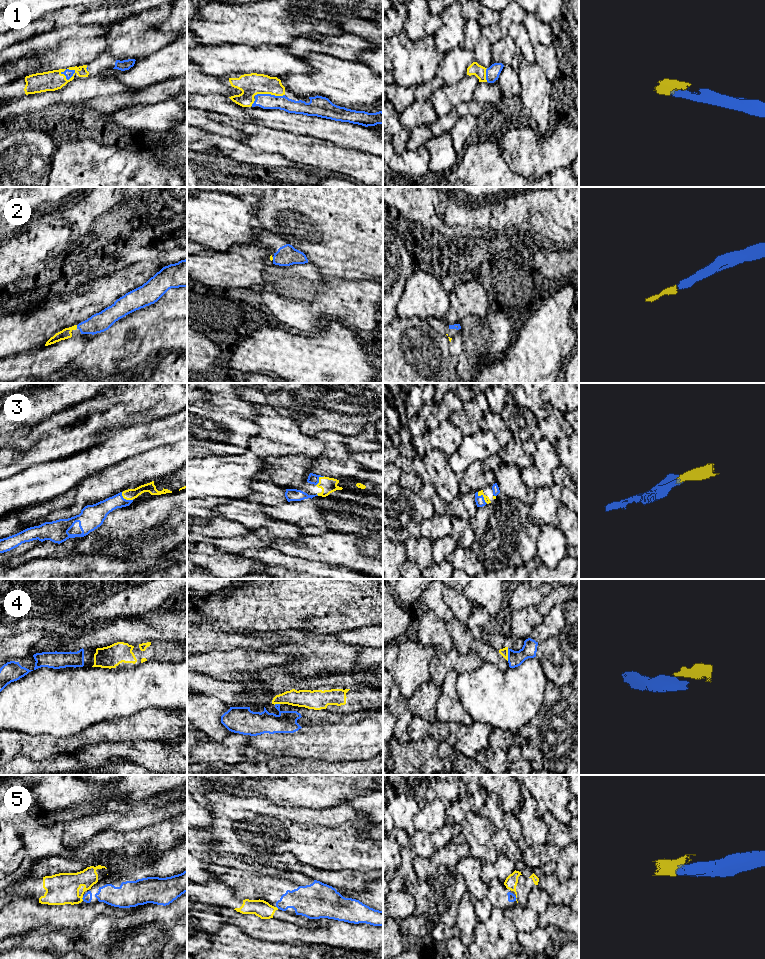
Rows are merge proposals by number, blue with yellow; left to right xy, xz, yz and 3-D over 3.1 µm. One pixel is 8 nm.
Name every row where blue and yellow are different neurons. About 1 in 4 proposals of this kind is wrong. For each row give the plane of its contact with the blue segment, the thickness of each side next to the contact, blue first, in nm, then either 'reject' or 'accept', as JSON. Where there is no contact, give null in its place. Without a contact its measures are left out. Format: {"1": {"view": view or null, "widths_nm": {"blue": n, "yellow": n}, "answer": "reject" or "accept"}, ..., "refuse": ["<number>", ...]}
{"1": {"view": "xy", "widths_nm": {"blue": 70, "yellow": 160}, "answer": "accept"}, "2": {"view": "xy", "widths_nm": {"blue": 160, "yellow": 80}, "answer": "accept"}, "3": {"view": "yz", "widths_nm": {"blue": 80, "yellow": 50}, "answer": "accept"}, "4": {"view": "yz", "widths_nm": {"blue": 130, "yellow": 60}, "answer": "reject"}, "5": {"view": "xy", "widths_nm": {"blue": 70, "yellow": 260}, "answer": "reject"}, "refuse": ["4", "5"]}

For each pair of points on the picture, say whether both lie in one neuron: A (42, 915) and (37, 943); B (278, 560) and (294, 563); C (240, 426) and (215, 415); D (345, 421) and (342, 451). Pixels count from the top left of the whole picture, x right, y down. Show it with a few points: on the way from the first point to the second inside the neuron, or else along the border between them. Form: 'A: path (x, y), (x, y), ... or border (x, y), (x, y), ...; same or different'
A: border (42, 928), (34, 928), (28, 932); different
B: path (282, 560), (290, 563); same
C: path (234, 426), (221, 419); same
D: border (321, 431), (336, 431), (344, 435); different

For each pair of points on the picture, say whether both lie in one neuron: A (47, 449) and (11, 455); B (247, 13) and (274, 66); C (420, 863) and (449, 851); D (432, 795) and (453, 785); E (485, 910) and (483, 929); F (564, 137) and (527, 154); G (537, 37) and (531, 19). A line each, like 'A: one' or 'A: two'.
A: one
B: two
C: one
D: one
E: two
F: one
G: one

